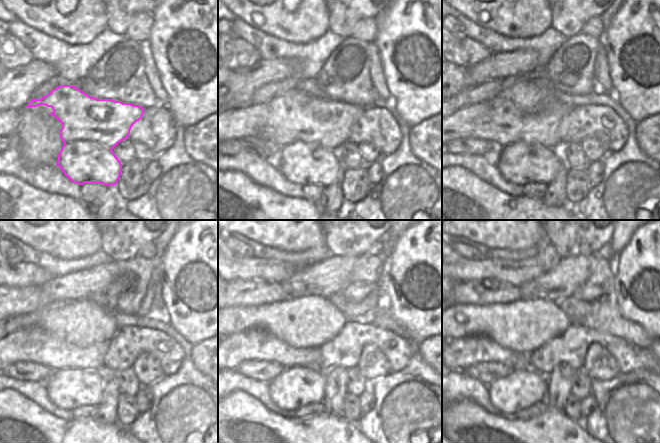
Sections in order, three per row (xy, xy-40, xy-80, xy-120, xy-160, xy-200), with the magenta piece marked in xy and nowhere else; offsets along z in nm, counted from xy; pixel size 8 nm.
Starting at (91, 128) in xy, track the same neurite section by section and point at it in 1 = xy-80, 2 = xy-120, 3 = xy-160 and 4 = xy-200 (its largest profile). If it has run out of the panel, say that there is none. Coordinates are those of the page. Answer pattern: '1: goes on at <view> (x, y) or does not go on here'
1: goes on at xy-80 (529, 143)
2: goes on at xy-120 (77, 379)
3: goes on at xy-160 (301, 383)
4: goes on at xy-200 (523, 387)

